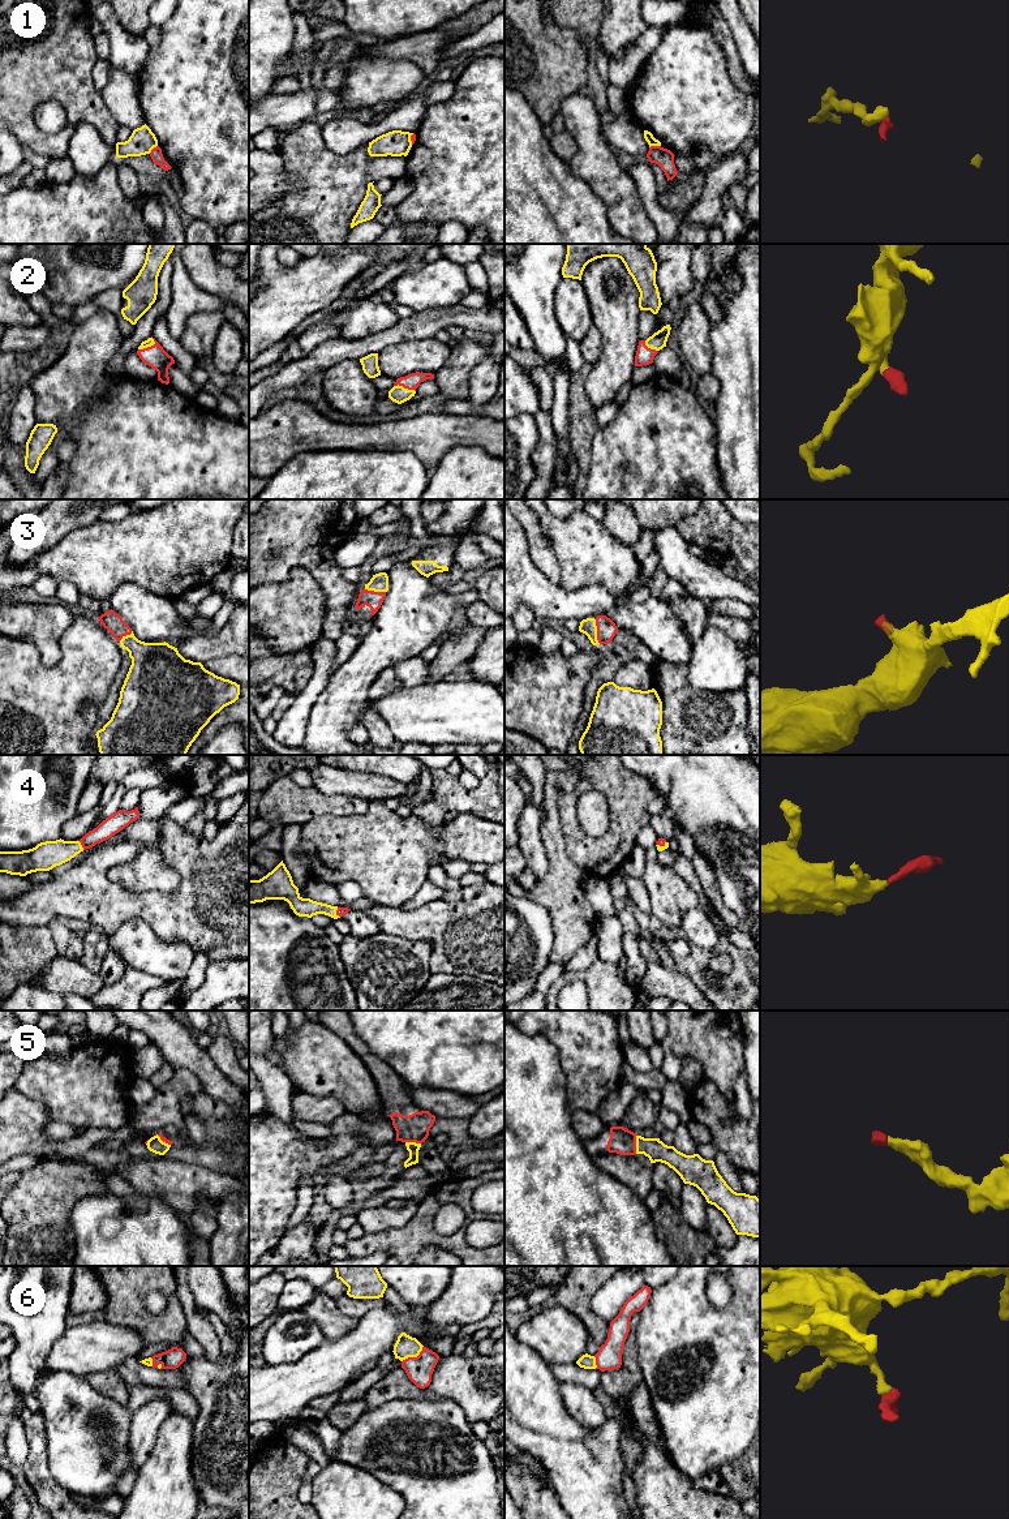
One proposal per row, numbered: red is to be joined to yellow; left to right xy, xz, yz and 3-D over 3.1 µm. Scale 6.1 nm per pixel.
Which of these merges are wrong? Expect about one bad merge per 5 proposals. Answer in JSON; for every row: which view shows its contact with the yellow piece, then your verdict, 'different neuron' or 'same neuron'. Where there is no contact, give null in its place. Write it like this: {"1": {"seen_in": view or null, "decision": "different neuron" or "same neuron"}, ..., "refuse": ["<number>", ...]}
{"1": {"seen_in": "yz", "decision": "different neuron"}, "2": {"seen_in": "xy", "decision": "same neuron"}, "3": {"seen_in": "yz", "decision": "same neuron"}, "4": {"seen_in": "xy", "decision": "same neuron"}, "5": {"seen_in": "yz", "decision": "same neuron"}, "6": {"seen_in": "xz", "decision": "same neuron"}, "refuse": ["1"]}

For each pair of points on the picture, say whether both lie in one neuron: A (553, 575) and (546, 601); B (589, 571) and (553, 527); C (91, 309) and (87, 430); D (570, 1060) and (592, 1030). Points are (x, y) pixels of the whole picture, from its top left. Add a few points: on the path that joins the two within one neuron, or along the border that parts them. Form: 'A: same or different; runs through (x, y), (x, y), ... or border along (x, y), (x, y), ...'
A: different; border along (531, 558), (545, 575), (558, 584)
B: same; runs through (587, 561), (563, 537)
C: different; border along (98, 308), (69, 331)
D: same; runs through (578, 1052), (587, 1043), (587, 1038)

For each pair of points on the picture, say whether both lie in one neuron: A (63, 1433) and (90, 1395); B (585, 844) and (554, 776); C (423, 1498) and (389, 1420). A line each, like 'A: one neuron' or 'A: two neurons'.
A: one neuron
B: two neurons
C: one neuron

